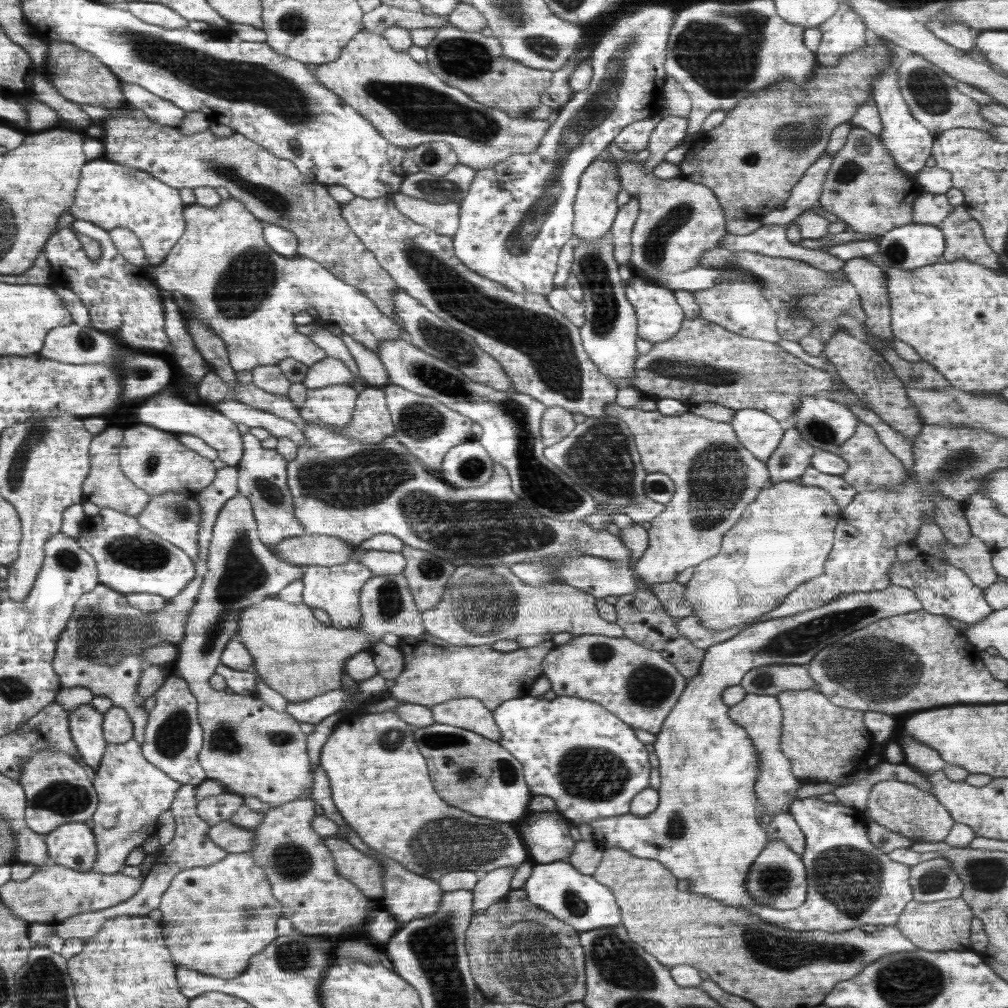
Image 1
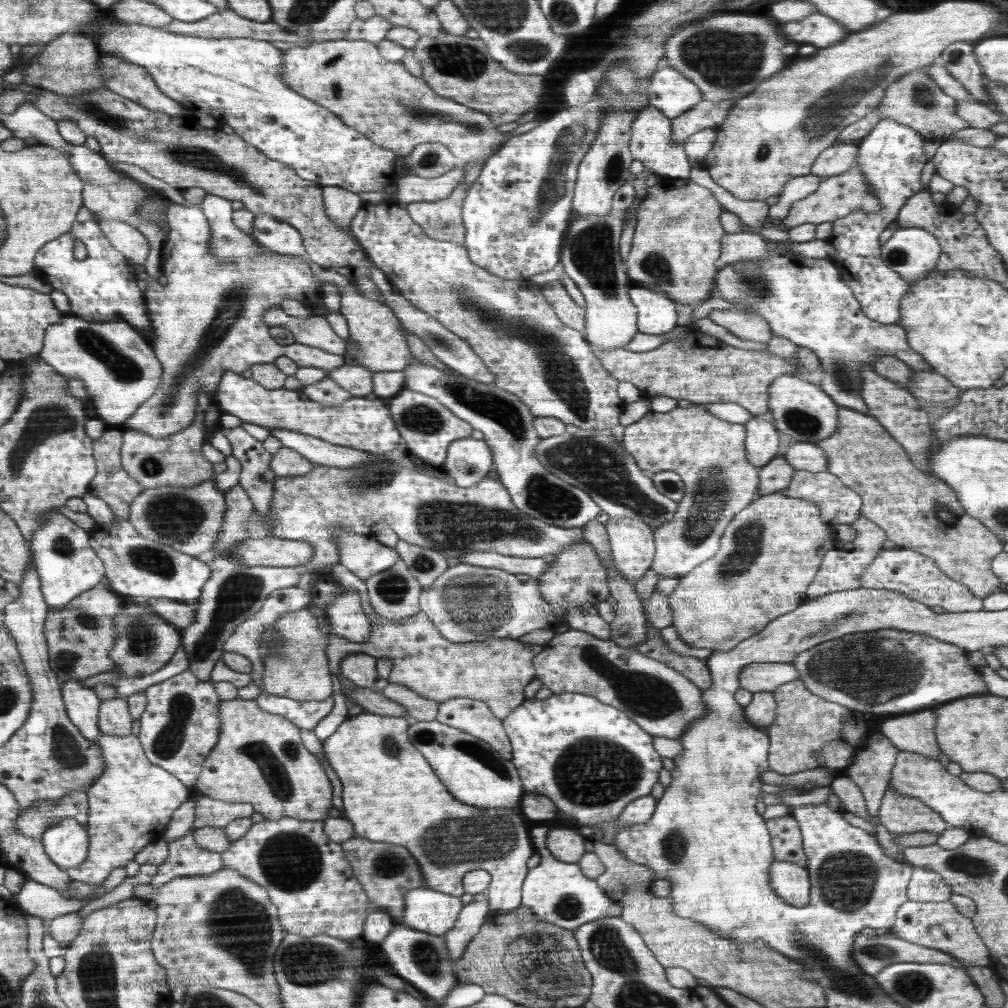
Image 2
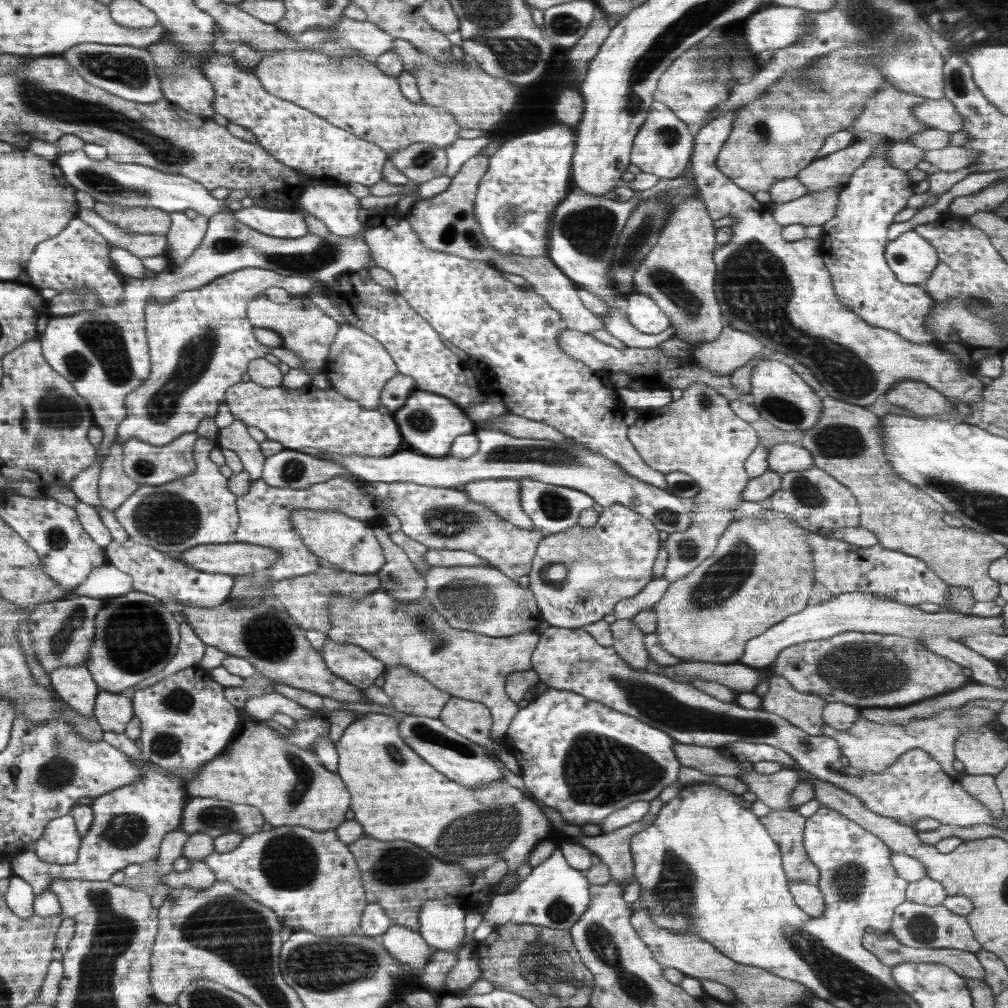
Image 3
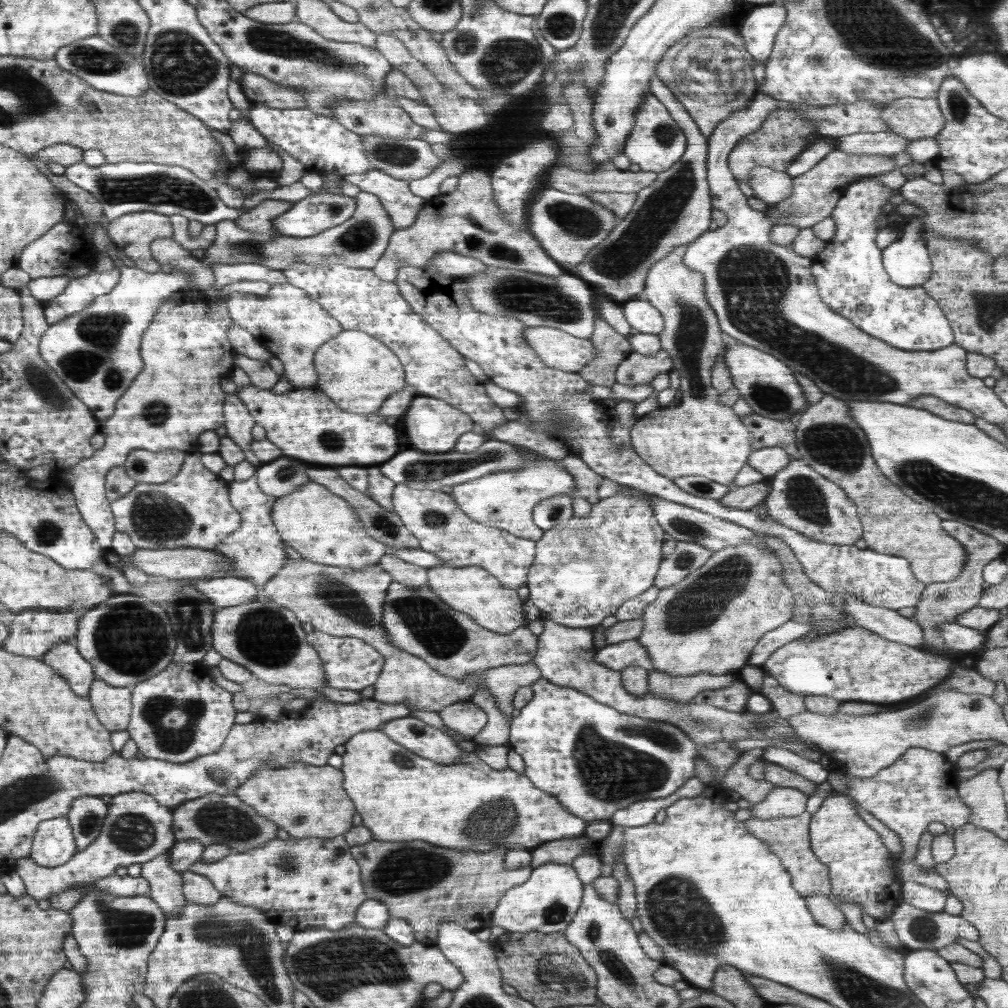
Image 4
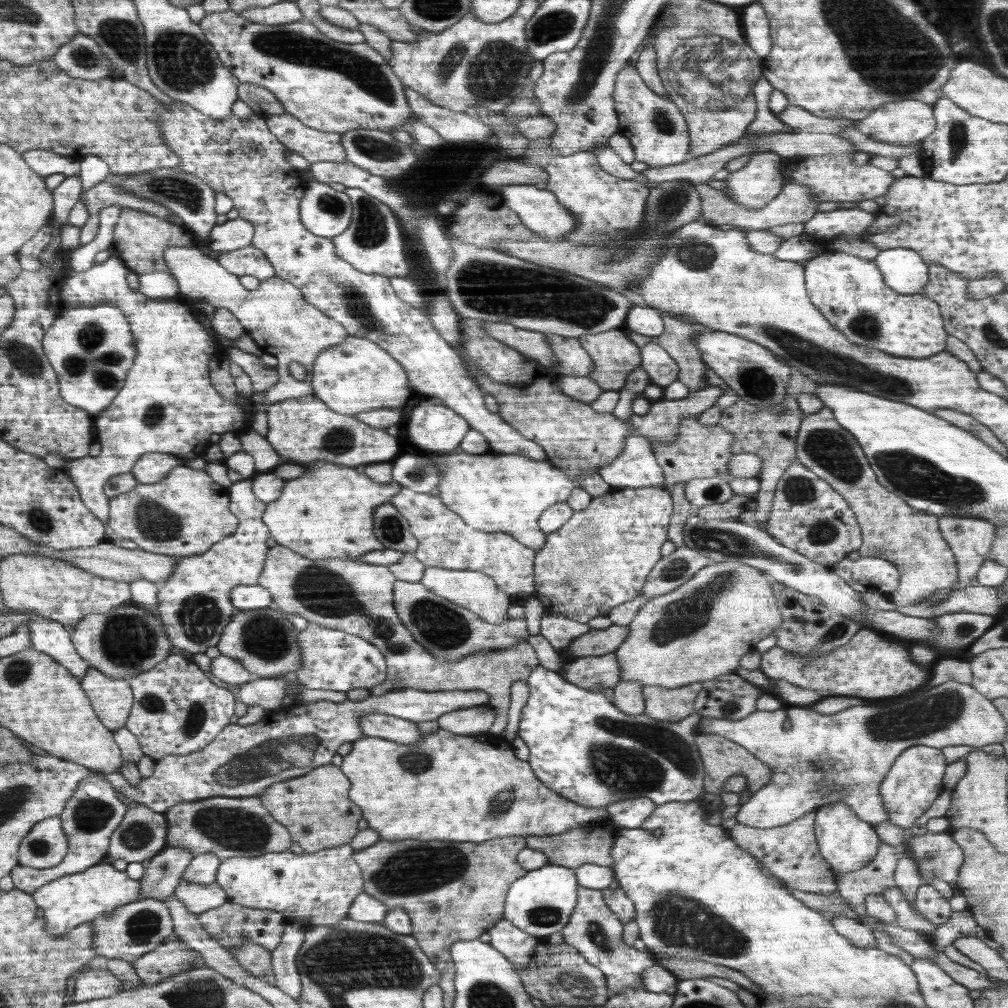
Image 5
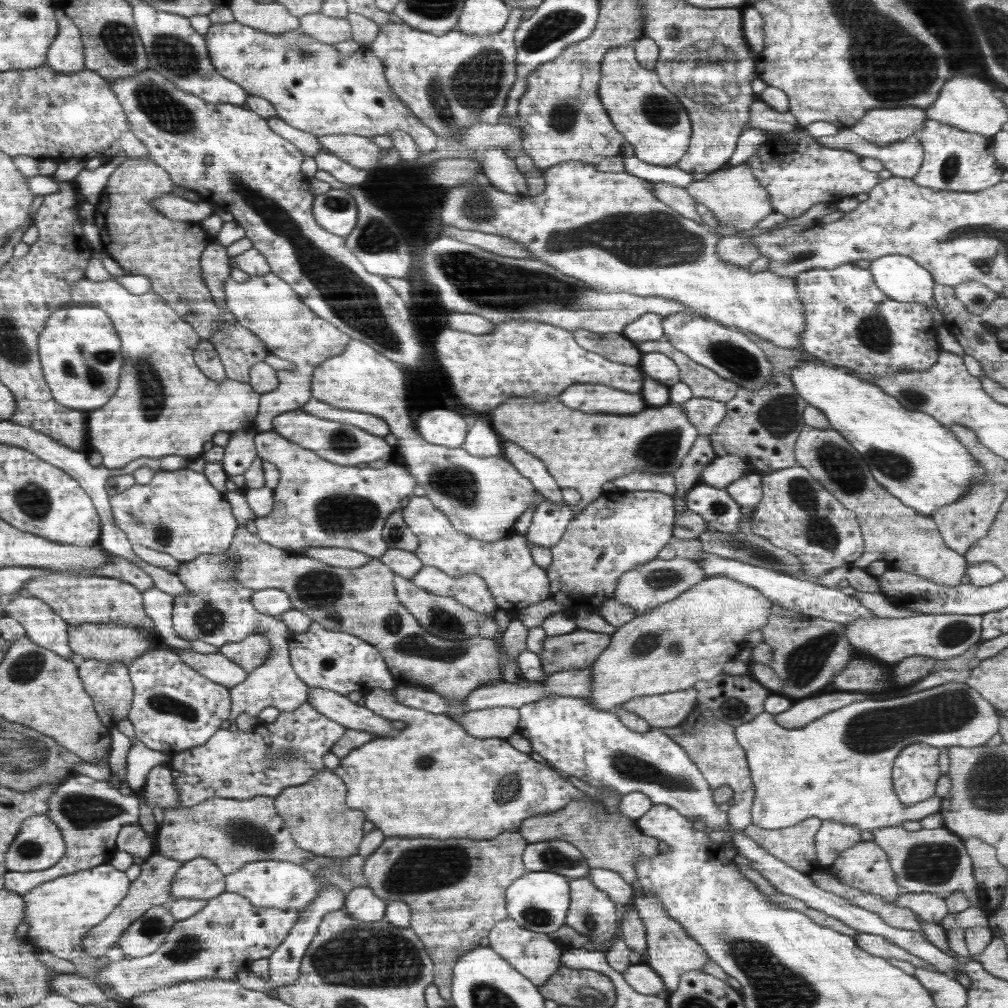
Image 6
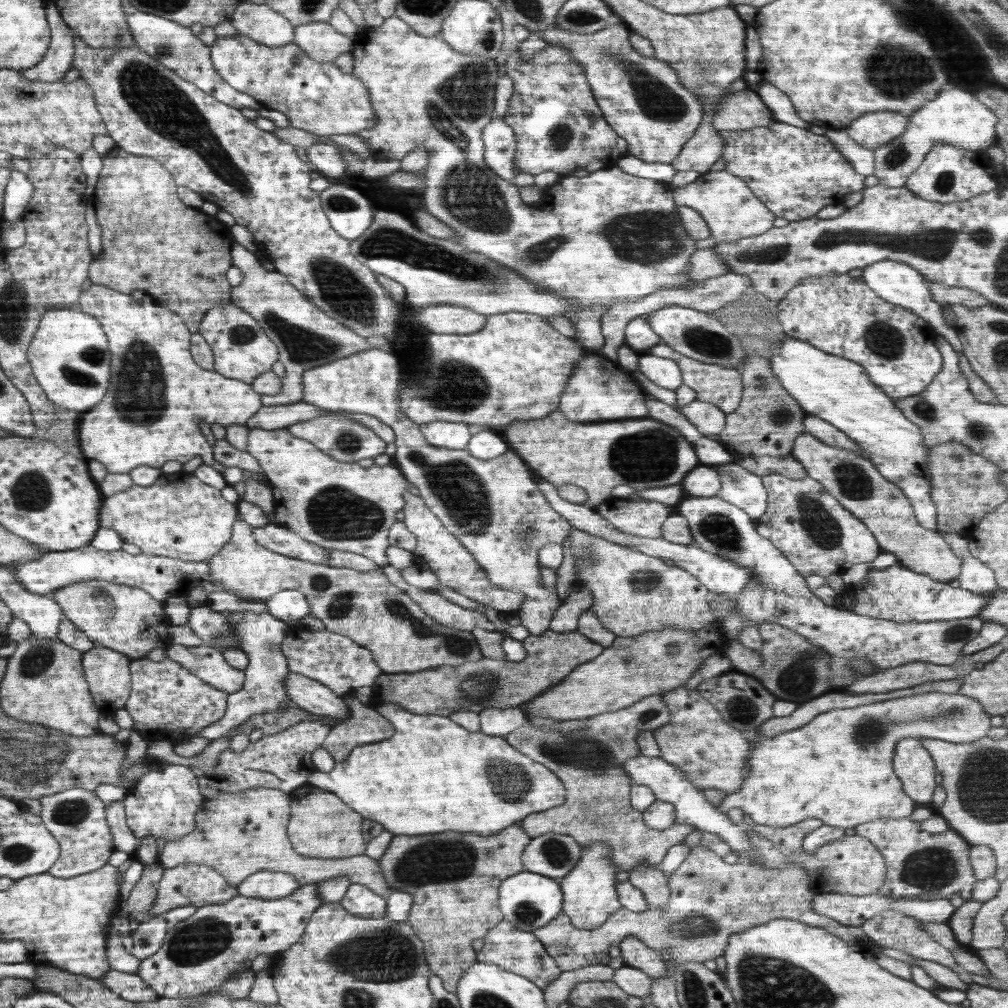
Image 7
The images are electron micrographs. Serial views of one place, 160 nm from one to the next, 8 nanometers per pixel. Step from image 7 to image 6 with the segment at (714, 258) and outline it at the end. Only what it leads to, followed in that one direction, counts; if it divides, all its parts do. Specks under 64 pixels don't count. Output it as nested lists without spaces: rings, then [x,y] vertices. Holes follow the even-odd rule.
[[[722,236],[717,244],[717,255],[737,267],[748,267],[759,257],[759,250],[751,243],[751,236]]]

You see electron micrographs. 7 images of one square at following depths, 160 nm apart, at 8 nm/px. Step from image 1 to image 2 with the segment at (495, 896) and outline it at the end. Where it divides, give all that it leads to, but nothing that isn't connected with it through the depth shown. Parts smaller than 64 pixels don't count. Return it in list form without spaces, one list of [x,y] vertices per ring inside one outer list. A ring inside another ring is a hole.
[[[487,890],[474,895],[474,900],[462,907],[454,926],[445,934],[445,943],[453,966],[459,962],[470,939],[479,931],[488,915],[489,906]]]

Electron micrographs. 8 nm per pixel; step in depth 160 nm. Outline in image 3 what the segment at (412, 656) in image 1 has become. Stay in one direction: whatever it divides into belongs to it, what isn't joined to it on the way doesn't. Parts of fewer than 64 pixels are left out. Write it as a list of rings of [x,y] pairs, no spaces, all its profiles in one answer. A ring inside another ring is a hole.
[[[380,589],[357,601],[342,595],[332,597],[329,600],[329,613],[333,621],[332,630],[327,632],[327,638],[330,640],[355,644],[374,658],[381,660],[385,668],[394,668],[403,664],[408,670],[423,676],[432,686],[451,694],[452,697],[486,705],[493,720],[491,737],[496,748],[500,749],[504,746],[505,732],[521,707],[517,702],[512,702],[508,696],[505,689],[506,677],[513,672],[532,669],[531,656],[539,643],[538,632],[527,630],[509,637],[494,638],[470,630],[458,630],[448,626],[445,618],[428,602],[425,595],[414,602],[403,602],[403,600],[395,600]]]

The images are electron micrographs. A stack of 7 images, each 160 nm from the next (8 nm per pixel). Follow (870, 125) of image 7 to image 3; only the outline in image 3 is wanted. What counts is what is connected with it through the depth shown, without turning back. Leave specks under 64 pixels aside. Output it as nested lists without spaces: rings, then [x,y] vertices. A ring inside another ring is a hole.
[[[944,97],[917,104],[913,108],[913,115],[930,129],[955,133],[964,126],[964,119],[957,113],[956,107]]]

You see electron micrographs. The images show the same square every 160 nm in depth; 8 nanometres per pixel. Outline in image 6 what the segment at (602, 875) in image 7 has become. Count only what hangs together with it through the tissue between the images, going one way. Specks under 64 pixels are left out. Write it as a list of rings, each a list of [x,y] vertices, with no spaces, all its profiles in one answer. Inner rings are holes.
[[[587,877],[571,879],[570,905],[565,924],[587,936],[592,944],[608,942],[617,935],[616,904],[606,892],[596,889]]]

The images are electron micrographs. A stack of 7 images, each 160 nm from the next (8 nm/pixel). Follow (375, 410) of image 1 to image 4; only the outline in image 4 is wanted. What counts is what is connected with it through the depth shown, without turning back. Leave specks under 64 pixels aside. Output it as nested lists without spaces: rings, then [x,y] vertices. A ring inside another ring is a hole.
[[[253,384],[235,390],[255,425],[265,429],[266,439],[277,444],[284,456],[318,466],[336,466],[386,462],[398,450],[398,434],[390,424],[376,413],[342,411],[318,386],[291,389],[282,394]]]

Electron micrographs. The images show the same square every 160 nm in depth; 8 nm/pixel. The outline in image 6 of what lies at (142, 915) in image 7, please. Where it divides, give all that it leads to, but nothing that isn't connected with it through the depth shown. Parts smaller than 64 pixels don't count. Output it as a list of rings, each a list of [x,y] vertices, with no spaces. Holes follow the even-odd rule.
[[[154,854],[148,861],[143,862],[141,865],[141,873],[134,880],[130,886],[130,893],[128,897],[121,903],[121,905],[114,909],[108,918],[100,924],[96,925],[87,934],[87,938],[84,937],[81,940],[81,948],[85,954],[93,956],[93,958],[101,958],[103,954],[107,954],[109,949],[120,940],[122,931],[125,931],[132,922],[138,917],[141,917],[152,906],[167,905],[171,902],[170,887],[172,887],[172,881],[174,875],[177,874],[181,867],[181,862],[168,858],[163,854]]]

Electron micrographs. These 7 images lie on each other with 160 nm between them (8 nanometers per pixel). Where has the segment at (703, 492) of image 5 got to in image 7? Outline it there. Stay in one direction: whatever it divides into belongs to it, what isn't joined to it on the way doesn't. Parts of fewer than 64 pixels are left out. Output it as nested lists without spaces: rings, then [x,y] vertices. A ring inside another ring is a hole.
[[[718,495],[706,498],[685,496],[679,510],[687,518],[692,545],[706,554],[732,560],[749,570],[749,584],[739,594],[730,595],[737,602],[738,614],[756,625],[771,622],[789,628],[833,656],[867,658],[880,669],[918,661],[954,666],[962,660],[962,647],[977,637],[984,624],[982,617],[901,623],[856,614],[837,606],[829,607],[808,589],[805,577],[796,572],[772,542],[756,532],[755,521],[739,506],[722,500]]]

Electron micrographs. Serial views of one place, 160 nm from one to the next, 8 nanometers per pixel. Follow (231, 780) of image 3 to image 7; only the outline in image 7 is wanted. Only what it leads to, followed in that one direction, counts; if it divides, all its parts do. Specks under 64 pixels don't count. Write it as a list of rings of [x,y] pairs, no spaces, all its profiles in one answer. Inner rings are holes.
[[[306,783],[290,792],[290,824],[287,832],[293,849],[301,855],[314,858],[341,859],[362,855],[365,842],[362,839],[363,817],[332,792],[324,792]]]

